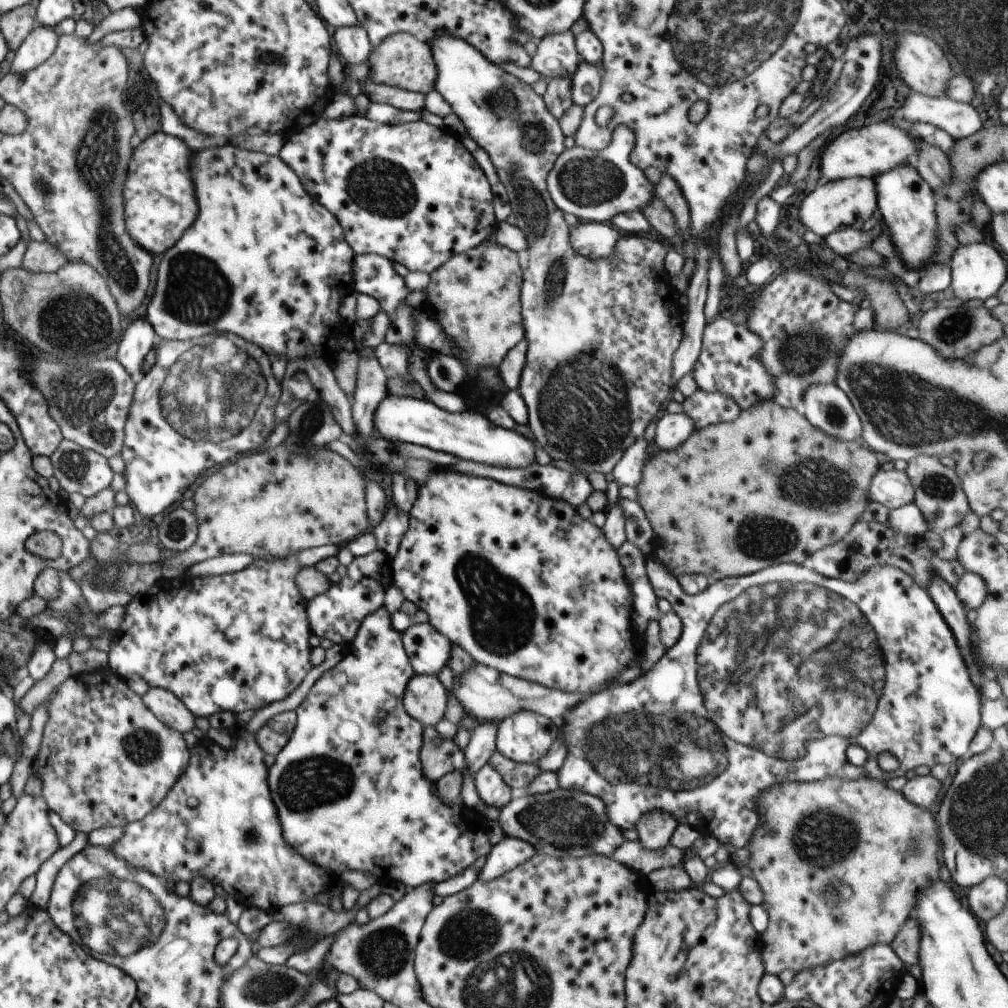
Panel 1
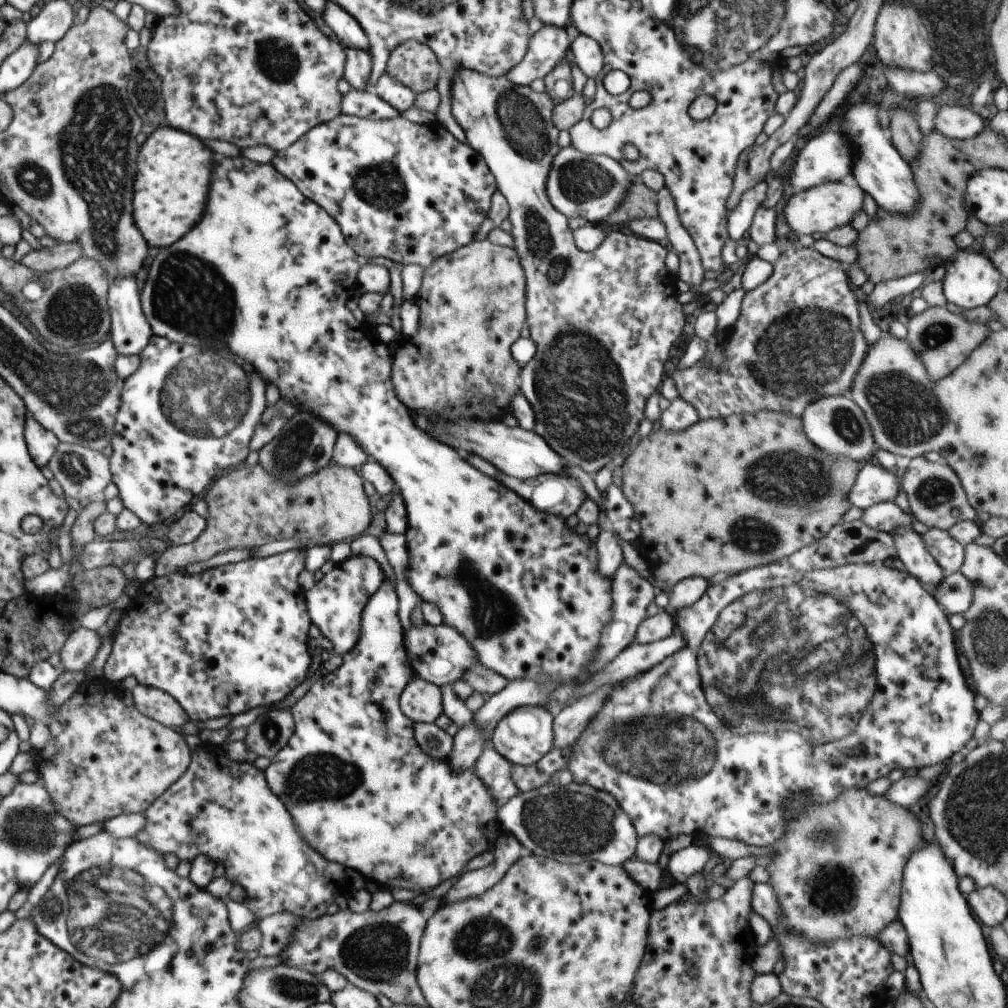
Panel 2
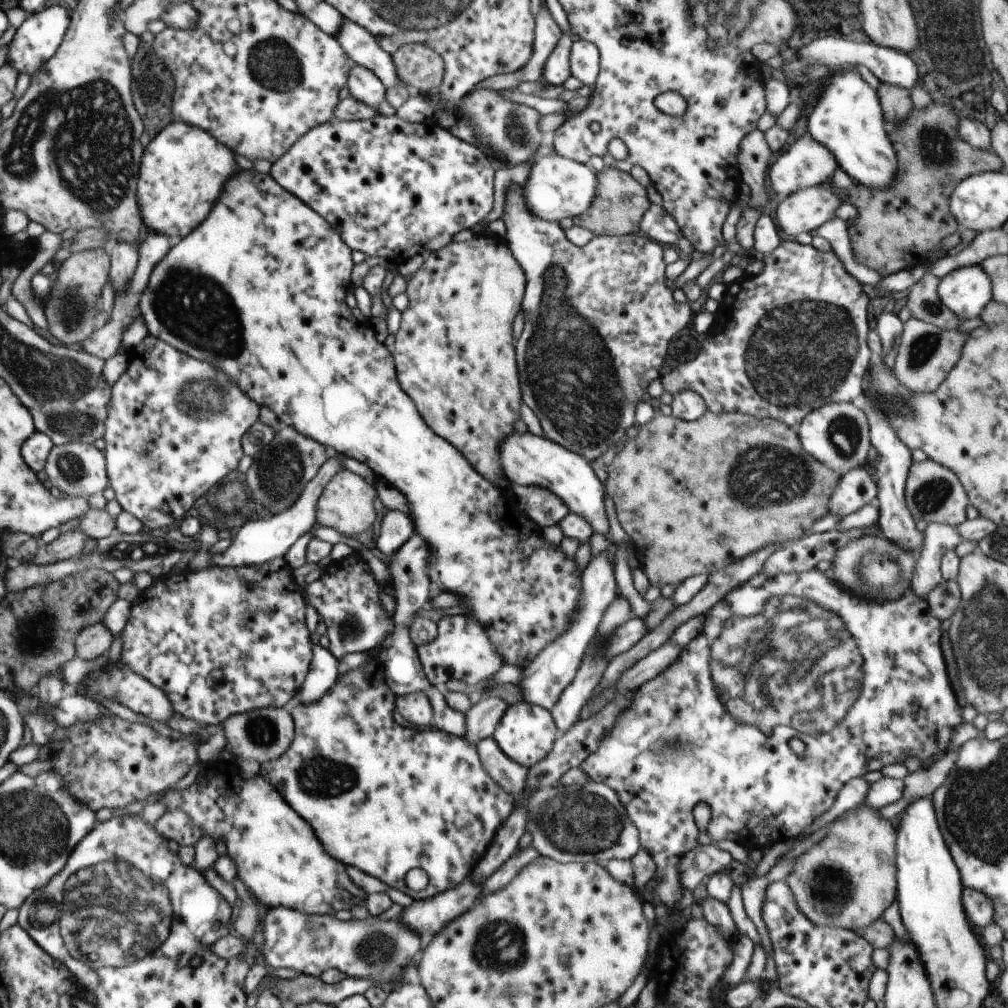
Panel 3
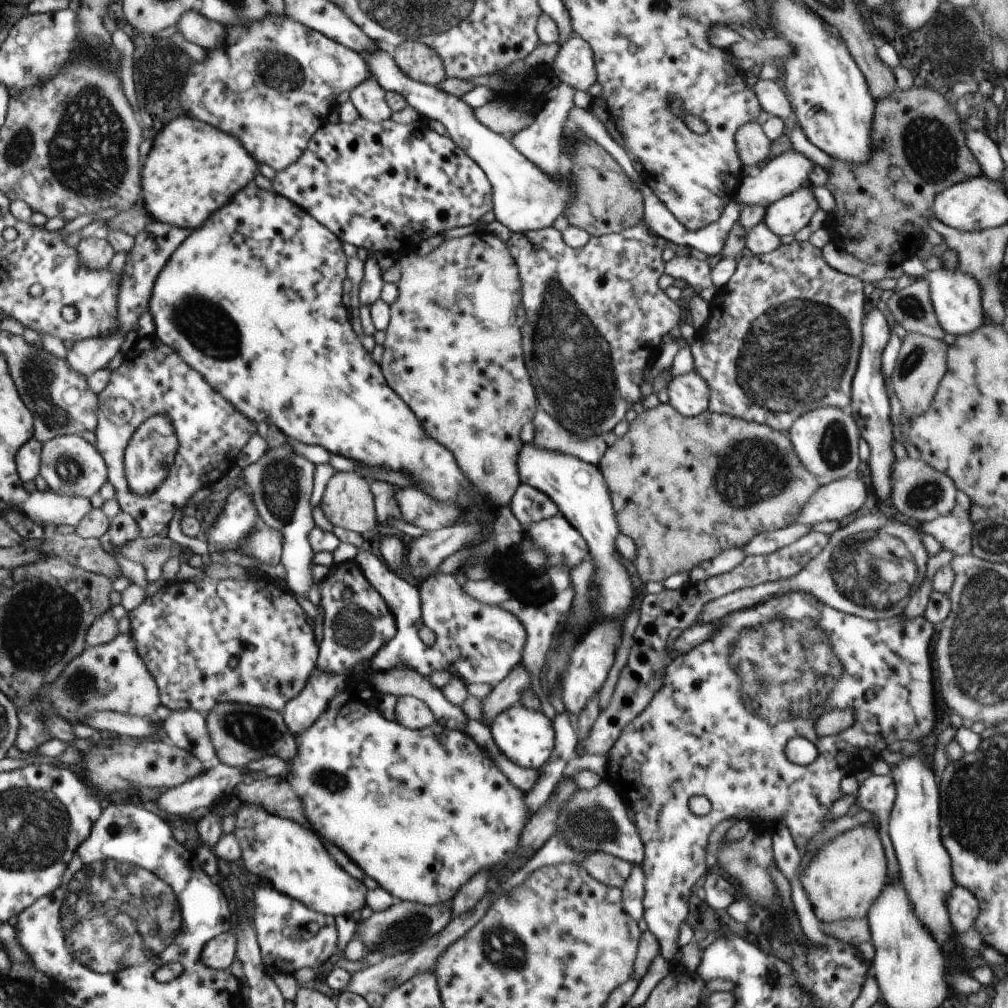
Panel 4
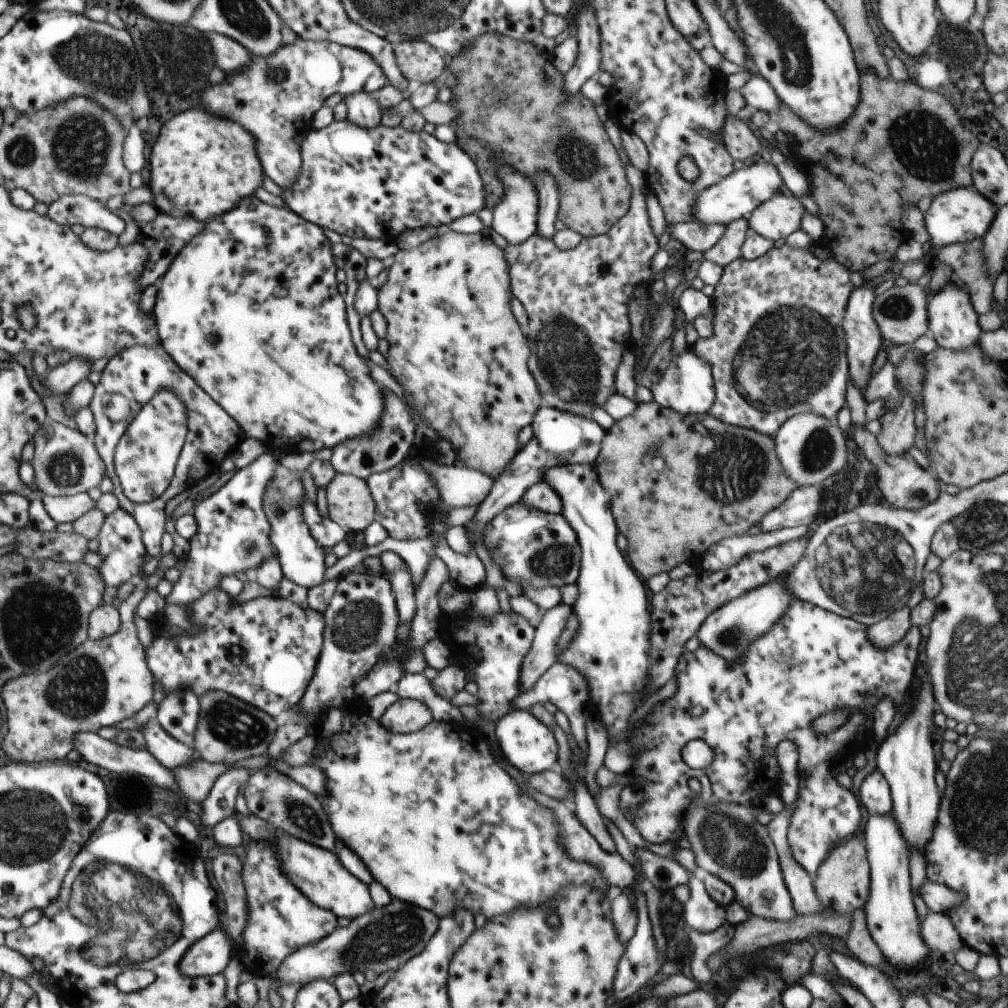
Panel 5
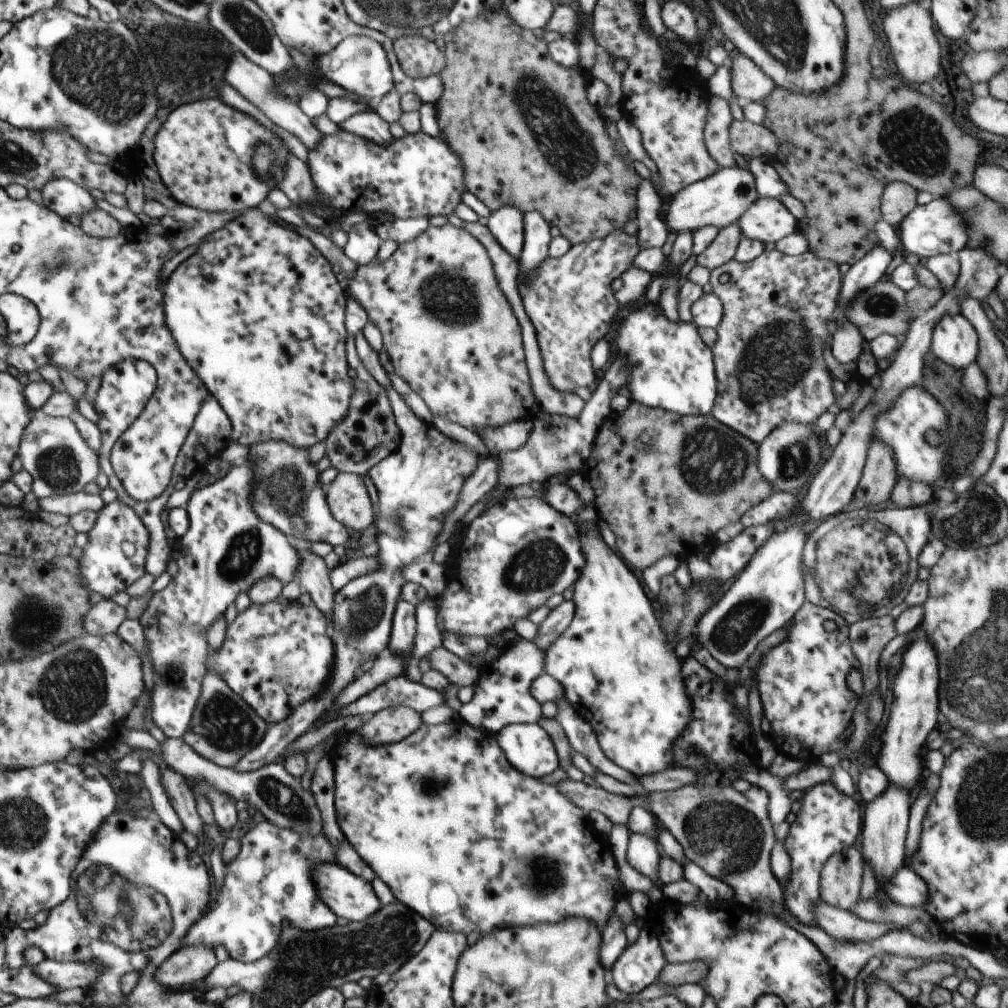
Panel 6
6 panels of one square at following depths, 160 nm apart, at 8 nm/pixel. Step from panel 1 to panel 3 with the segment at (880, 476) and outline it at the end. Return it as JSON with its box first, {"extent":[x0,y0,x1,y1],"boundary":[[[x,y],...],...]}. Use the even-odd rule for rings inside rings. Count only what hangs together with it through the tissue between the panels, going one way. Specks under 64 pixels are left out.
{"extent":[829,466,877,517],"boundary":[[[864,466],[856,467],[843,474],[838,486],[833,490],[829,502],[829,514],[845,517],[855,510],[876,501],[877,481]]]}

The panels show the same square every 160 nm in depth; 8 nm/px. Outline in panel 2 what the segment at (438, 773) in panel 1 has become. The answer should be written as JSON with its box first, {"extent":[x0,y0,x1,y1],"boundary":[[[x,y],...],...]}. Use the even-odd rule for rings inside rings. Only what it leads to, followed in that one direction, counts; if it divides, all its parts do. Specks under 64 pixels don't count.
{"extent":[411,723,453,760],"boundary":[[[411,723],[416,742],[424,754],[436,760],[444,760],[452,753],[453,738],[438,728],[438,723]]]}

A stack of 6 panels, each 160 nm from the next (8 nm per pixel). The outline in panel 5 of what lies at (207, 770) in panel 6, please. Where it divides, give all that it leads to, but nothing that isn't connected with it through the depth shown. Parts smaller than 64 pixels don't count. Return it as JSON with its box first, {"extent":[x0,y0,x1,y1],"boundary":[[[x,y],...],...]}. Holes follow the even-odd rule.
{"extent":[140,718,337,852],"boundary":[[[157,718],[148,720],[140,730],[146,739],[147,751],[167,769],[187,765],[198,757],[192,748],[170,736]],[[269,764],[264,765],[259,771],[253,773],[252,776],[249,776],[244,789],[244,794],[246,806],[252,815],[259,816],[267,823],[273,824],[275,829],[278,829],[282,833],[295,836],[300,840],[309,842],[310,844],[316,845],[324,850],[329,850],[330,852],[335,850],[337,838],[330,826],[328,815],[323,809],[325,804],[324,799],[318,797],[314,793],[308,792],[308,790],[303,786],[300,786],[300,784],[295,783],[289,776],[278,772]]]}

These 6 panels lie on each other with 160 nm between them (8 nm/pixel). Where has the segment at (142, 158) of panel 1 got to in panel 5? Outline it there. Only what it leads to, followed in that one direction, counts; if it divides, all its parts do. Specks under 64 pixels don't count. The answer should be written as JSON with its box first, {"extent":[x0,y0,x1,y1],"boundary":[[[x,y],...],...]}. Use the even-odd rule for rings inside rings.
{"extent":[148,108,265,222],"boundary":[[[200,108],[176,114],[162,126],[160,136],[152,142],[149,163],[148,188],[159,212],[174,218],[188,215],[200,222],[219,217],[243,198],[254,196],[265,175],[250,132]]]}

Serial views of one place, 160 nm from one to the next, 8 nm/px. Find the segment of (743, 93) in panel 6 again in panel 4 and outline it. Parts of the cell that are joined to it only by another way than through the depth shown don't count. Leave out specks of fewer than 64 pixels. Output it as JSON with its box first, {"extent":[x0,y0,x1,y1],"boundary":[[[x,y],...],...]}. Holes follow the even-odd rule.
{"extent":[753,79,793,121],"boundary":[[[758,79],[753,89],[760,106],[772,116],[777,116],[785,121],[792,114],[793,108],[786,99],[780,82]]]}

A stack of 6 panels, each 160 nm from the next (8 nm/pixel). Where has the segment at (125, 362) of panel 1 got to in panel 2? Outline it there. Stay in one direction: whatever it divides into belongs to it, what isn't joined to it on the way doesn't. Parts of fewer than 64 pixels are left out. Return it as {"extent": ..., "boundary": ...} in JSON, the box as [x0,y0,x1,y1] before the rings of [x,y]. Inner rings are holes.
{"extent":[108,276,153,356],"boundary":[[[134,276],[112,278],[108,303],[112,316],[112,343],[121,356],[140,355],[153,333],[141,308],[141,294]]]}

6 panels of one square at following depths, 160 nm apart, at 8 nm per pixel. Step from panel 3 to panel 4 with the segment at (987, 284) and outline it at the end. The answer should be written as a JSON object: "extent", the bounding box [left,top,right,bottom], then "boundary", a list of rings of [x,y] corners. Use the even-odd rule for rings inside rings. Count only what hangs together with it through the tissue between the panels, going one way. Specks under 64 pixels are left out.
{"extent":[925,268,986,337],"boundary":[[[958,268],[928,271],[925,279],[929,284],[930,298],[939,322],[946,333],[958,337],[971,333],[984,324],[986,316],[982,311],[983,290],[980,283],[967,272]]]}

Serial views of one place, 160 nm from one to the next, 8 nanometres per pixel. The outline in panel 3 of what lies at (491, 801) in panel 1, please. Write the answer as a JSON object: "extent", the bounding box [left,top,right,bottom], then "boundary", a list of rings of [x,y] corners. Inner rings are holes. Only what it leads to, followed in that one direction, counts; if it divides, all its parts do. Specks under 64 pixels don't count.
{"extent":[476,737,528,797],"boundary":[[[493,737],[481,740],[476,747],[483,770],[508,794],[520,797],[526,790],[528,769],[509,759]]]}

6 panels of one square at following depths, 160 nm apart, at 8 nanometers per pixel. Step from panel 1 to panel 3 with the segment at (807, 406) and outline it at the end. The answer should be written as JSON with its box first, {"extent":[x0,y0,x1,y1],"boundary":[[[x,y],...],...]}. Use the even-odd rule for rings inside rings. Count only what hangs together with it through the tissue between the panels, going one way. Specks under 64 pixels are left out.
{"extent":[796,403,871,476],"boundary":[[[830,403],[807,414],[796,431],[809,455],[842,476],[867,462],[871,446],[869,430],[868,417],[863,410],[852,403]]]}

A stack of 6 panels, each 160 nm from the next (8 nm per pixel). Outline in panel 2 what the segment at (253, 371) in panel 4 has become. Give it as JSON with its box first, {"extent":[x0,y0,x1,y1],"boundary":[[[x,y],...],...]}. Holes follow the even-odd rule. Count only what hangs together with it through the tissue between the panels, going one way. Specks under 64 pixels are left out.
{"extent":[141,155,612,684],"boundary":[[[243,155],[232,158],[216,159],[216,182],[212,182],[212,202],[208,202],[208,214],[204,214],[204,222],[180,238],[175,245],[159,248],[154,262],[150,266],[148,278],[141,294],[141,308],[153,335],[170,339],[184,345],[196,346],[206,350],[221,350],[234,354],[236,358],[246,361],[266,384],[276,384],[280,390],[280,399],[292,402],[300,412],[312,412],[326,424],[334,428],[334,432],[350,434],[360,448],[374,459],[390,476],[395,484],[396,492],[400,493],[407,511],[408,530],[405,533],[408,556],[408,582],[410,588],[418,594],[423,602],[436,604],[440,608],[443,623],[458,630],[478,654],[478,660],[486,668],[504,676],[506,680],[536,680],[536,682],[562,682],[570,684],[576,680],[584,666],[592,661],[594,650],[598,648],[600,634],[604,624],[612,618],[612,588],[608,578],[598,574],[598,558],[595,542],[590,542],[587,534],[578,534],[568,528],[564,518],[546,514],[528,504],[524,498],[512,490],[504,488],[499,481],[486,476],[468,464],[464,455],[452,446],[432,438],[428,432],[416,426],[414,415],[400,402],[392,384],[393,355],[388,350],[388,343],[381,342],[375,330],[371,330],[365,322],[359,322],[346,307],[348,290],[357,284],[358,272],[363,261],[346,243],[340,226],[334,222],[316,202],[305,198],[296,186],[280,175],[280,172],[268,164],[256,164]]]}

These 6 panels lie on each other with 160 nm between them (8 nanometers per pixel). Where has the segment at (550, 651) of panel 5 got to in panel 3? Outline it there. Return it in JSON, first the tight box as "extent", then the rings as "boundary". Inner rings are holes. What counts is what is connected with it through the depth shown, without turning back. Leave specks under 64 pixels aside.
{"extent":[462,695,507,747],"boundary":[[[483,695],[477,704],[471,705],[465,712],[465,733],[462,738],[476,747],[481,740],[492,737],[507,708],[507,702],[502,699]]]}

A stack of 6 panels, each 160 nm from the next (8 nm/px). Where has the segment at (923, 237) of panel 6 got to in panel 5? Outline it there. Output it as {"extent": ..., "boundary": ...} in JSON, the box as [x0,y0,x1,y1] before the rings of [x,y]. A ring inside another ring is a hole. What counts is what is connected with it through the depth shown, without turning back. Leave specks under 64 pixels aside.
{"extent":[923,187,999,249],"boundary":[[[960,187],[936,195],[926,216],[923,216],[931,236],[931,242],[928,245],[940,249],[946,245],[982,238],[989,231],[999,208],[983,194],[974,192],[968,187]]]}

